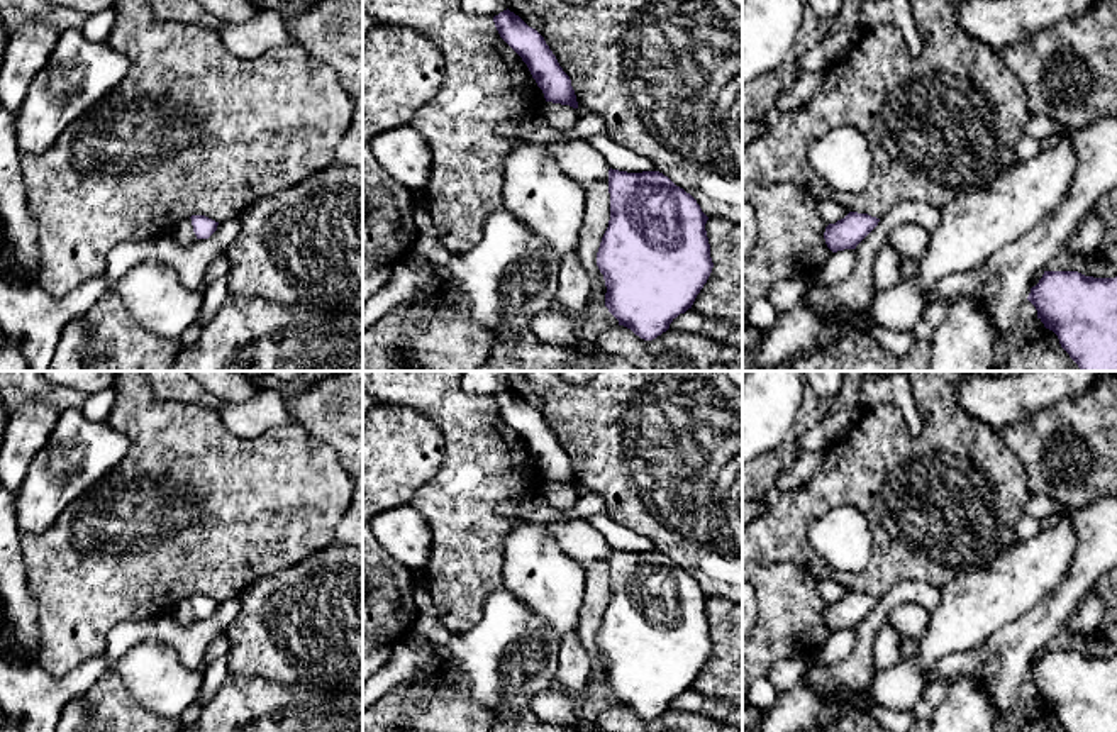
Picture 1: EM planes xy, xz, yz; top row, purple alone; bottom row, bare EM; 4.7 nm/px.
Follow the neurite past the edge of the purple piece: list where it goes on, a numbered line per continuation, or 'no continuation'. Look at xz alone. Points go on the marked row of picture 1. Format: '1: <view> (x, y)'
no continuation

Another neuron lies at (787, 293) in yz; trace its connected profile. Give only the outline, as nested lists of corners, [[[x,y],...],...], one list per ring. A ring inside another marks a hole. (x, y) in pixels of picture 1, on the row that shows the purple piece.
[[[786,278],[771,288],[768,298],[778,313],[786,312],[802,302],[802,297],[809,286],[809,278]]]

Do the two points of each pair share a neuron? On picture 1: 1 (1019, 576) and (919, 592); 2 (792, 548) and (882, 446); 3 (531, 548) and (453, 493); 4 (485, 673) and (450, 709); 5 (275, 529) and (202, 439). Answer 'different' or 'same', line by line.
1: different
2: same
3: different
4: different
5: same

